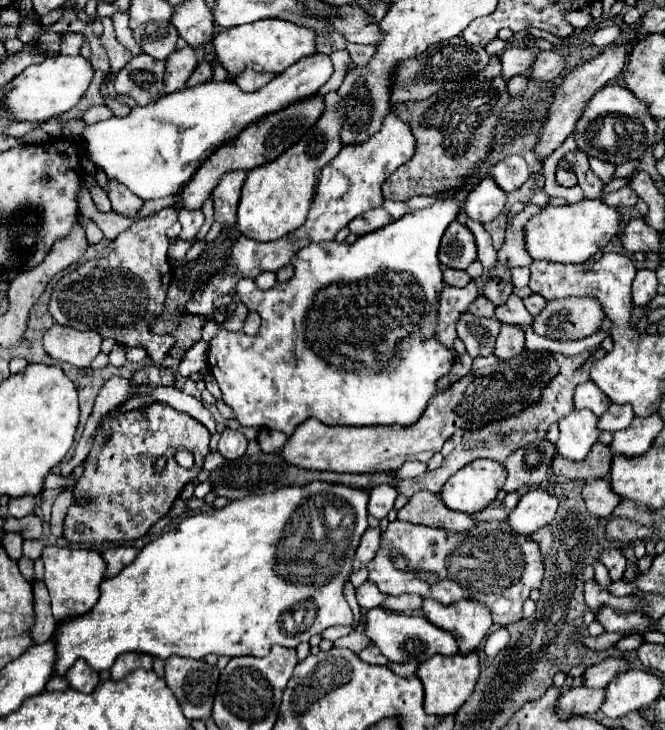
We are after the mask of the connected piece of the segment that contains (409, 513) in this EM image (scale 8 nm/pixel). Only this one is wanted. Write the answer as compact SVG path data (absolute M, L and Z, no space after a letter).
M418 491L400 511L398 521L410 521L414 525L444 527L450 533L470 533L478 521L470 515L448 509L440 495L430 491Z

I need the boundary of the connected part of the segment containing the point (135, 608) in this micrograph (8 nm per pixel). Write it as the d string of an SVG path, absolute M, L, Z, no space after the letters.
M312 481L312 483L302 485L302 487L296 487L296 485L284 487L284 489L278 489L274 493L266 493L266 495L248 495L244 499L226 503L222 509L210 507L210 509L198 513L198 515L186 517L176 529L172 529L172 531L164 533L162 537L150 541L140 551L140 555L136 557L136 563L130 563L116 577L104 579L104 583L100 583L100 599L98 599L96 607L88 615L84 615L84 619L76 619L76 623L68 623L68 627L60 627L60 631L56 631L56 647L58 647L56 673L64 675L64 671L68 671L68 667L72 667L72 663L80 657L86 659L92 669L104 671L104 669L112 667L112 663L116 661L116 657L120 653L128 653L128 651L148 653L148 655L160 657L160 659L168 659L172 655L188 657L188 659L204 659L208 653L226 655L226 657L244 657L244 655L264 657L264 655L270 653L272 645L296 649L300 643L310 641L312 635L322 633L326 627L350 625L352 623L352 609L348 607L348 603L344 599L342 587L344 587L344 581L348 579L348 575L352 571L352 559L354 559L356 547L358 547L364 531L368 529L368 521L366 521L366 517L368 517L368 513L366 513L368 495L370 493L366 489L360 489L360 487Z

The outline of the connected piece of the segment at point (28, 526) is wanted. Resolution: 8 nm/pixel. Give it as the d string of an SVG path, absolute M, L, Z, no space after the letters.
M34 513L16 519L16 517L6 517L4 531L14 531L20 533L24 539L40 539L42 537L42 519Z

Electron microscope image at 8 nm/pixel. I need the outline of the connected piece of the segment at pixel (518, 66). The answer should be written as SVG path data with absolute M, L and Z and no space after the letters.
M508 47L504 51L504 55L500 57L502 63L502 79L510 79L514 75L524 73L534 61L534 55L530 53L530 49L516 49L516 47Z

